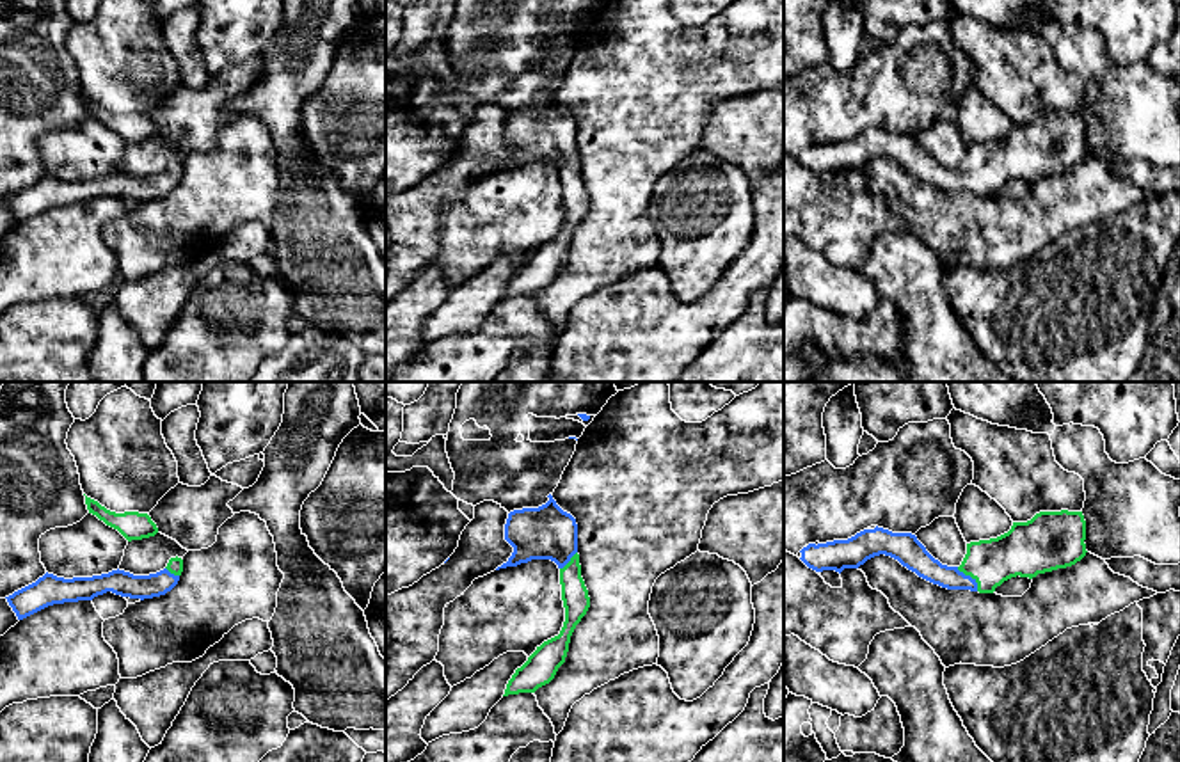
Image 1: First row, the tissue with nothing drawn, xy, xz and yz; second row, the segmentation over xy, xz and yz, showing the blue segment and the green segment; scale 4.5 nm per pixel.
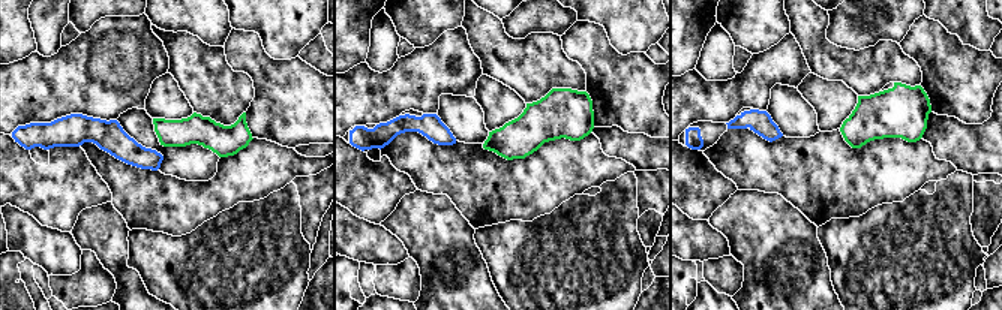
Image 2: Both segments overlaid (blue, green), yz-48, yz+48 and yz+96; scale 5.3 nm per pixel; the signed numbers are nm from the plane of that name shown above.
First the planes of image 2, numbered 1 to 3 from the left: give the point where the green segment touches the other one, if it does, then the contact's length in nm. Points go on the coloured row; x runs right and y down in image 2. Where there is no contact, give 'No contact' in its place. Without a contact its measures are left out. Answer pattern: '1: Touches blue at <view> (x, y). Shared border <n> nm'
1: No contact
2: No contact
3: No contact

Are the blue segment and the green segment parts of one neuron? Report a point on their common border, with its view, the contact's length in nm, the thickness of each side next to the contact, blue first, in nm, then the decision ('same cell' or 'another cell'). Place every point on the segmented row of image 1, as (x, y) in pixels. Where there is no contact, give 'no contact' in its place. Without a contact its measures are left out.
meets blue in yz at (971, 578); contact 150 nm long; 110 nm thick on the blue side, 200 nm on the other; same cell

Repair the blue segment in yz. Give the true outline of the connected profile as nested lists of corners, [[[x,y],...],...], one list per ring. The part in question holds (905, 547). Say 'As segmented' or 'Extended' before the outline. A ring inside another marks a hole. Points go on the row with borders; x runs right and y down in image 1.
Extended. [[[1040,512],[1027,522],[1013,522],[1011,529],[997,538],[967,544],[967,554],[960,567],[947,567],[935,560],[926,547],[912,533],[892,533],[883,528],[864,529],[848,540],[833,540],[826,544],[809,544],[803,547],[801,561],[816,570],[858,568],[867,560],[885,554],[897,560],[903,567],[919,577],[947,590],[970,590],[979,593],[993,593],[997,586],[1011,577],[1036,577],[1075,565],[1086,556],[1086,520],[1082,512]]]

